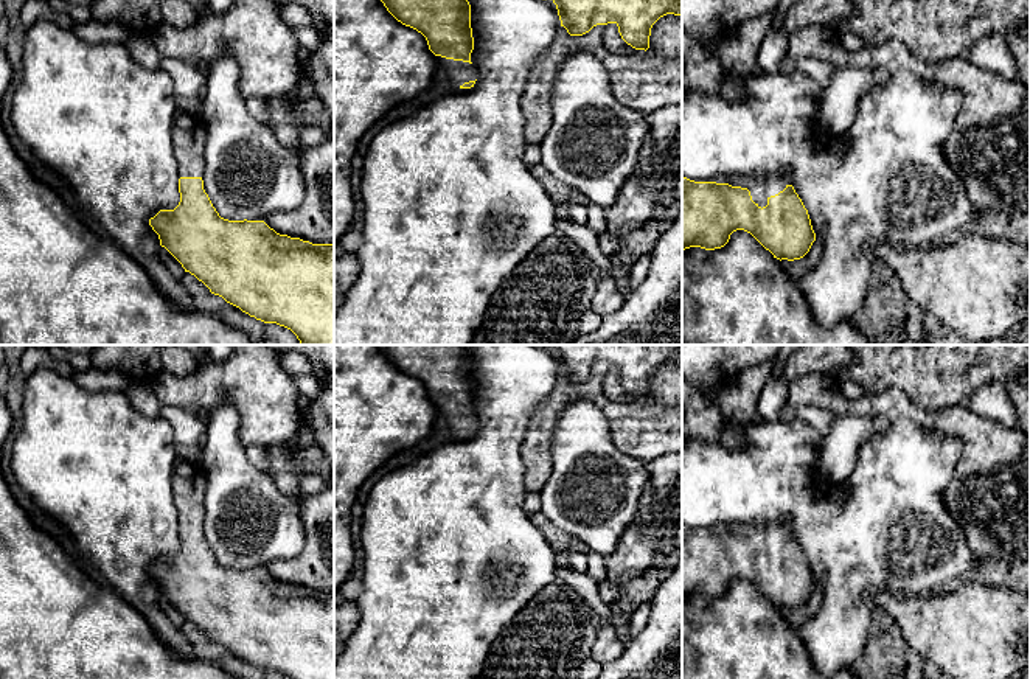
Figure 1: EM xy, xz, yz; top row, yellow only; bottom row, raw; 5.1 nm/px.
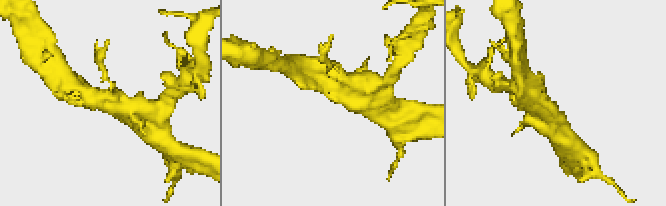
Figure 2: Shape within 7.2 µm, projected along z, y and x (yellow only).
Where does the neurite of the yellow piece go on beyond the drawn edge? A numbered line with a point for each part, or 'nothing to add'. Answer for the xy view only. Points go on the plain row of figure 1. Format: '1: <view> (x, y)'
1: xy (190, 480)

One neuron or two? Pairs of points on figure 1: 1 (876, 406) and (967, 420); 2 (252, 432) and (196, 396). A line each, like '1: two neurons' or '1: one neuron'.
1: one neuron
2: one neuron

